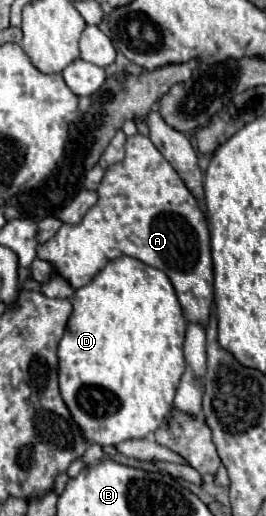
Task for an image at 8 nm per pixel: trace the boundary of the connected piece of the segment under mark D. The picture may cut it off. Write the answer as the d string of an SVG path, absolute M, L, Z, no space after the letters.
M127 255L117 257L109 261L89 285L75 291L73 313L57 348L57 375L61 397L87 443L107 447L127 439L149 437L165 423L185 369L185 329L187 321L169 277L161 269L149 267L139 259Z

